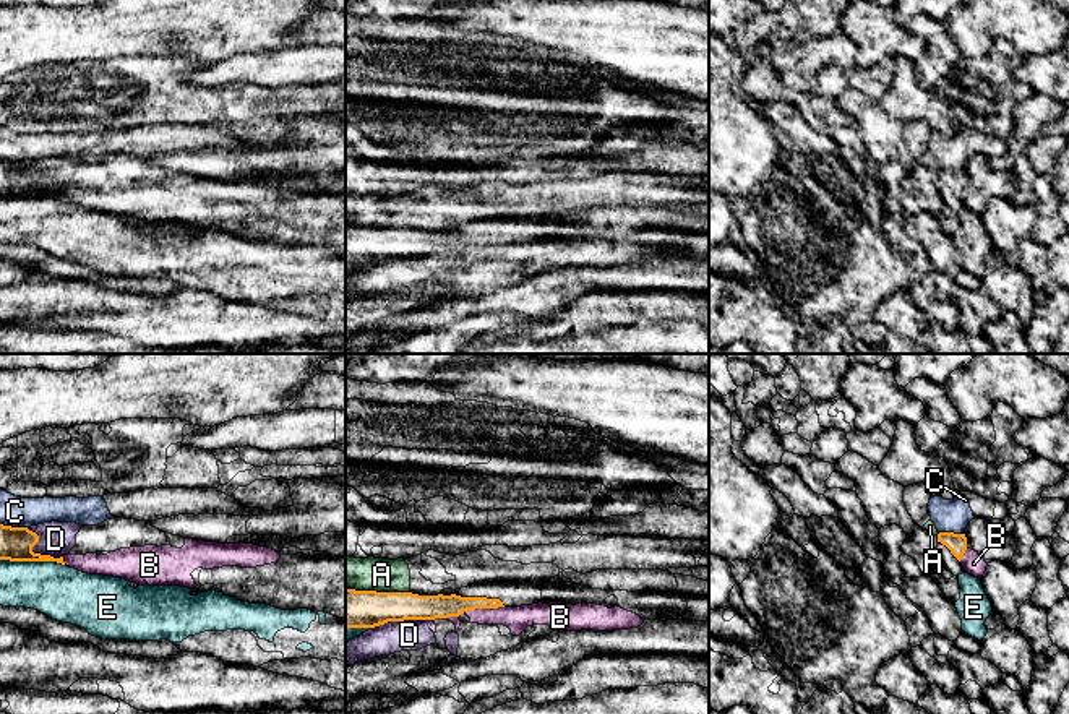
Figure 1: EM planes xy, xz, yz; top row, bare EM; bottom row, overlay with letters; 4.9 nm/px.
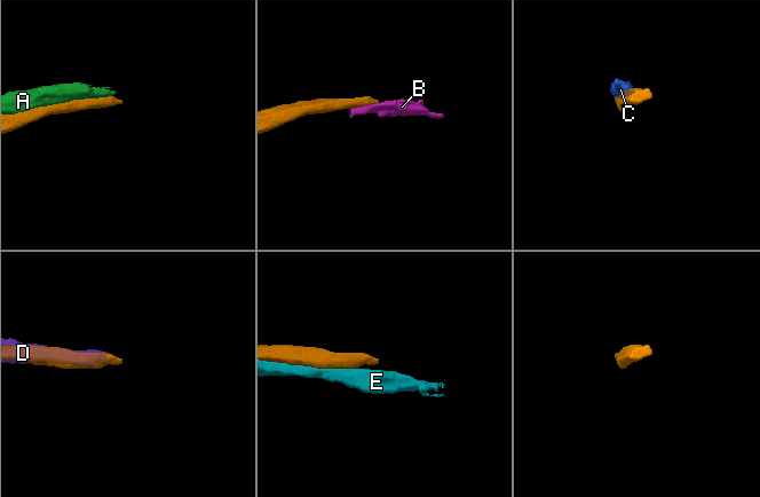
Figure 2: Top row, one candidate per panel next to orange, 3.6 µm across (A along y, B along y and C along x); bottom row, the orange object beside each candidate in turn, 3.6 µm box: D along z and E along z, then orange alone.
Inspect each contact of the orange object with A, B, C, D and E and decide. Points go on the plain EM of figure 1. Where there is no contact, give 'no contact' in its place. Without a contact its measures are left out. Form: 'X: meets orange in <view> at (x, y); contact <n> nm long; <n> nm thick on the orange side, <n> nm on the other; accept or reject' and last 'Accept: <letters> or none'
A: meets orange in xz at (372, 227); contact 220 nm long; 190 nm thick on the orange side, 170 nm on the other; reject
B: meets orange in xz at (482, 244); contact 220 nm long; 120 nm thick on the orange side, 120 nm on the other; reject
C: meets orange in xy at (13, 164); contact 140 nm long; 160 nm thick on the orange side, 150 nm on the other; reject
D: meets orange in xz at (401, 257); contact 300 nm long; 190 nm thick on the orange side, 160 nm on the other; reject
E: meets orange in xy at (33, 197); contact 320 nm long; 160 nm thick on the orange side, 280 nm on the other; reject
Accept: none

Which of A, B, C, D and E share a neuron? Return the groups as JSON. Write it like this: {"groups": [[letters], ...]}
{"groups": [["A"], ["B", "D"], ["C"], ["E"]]}

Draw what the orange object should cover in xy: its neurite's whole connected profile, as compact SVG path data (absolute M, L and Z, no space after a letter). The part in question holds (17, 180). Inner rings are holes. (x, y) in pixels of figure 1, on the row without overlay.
M0 161L0 196L10 198L57 198L65 201L63 193L34 190L32 183L39 172L28 164L11 164Z

